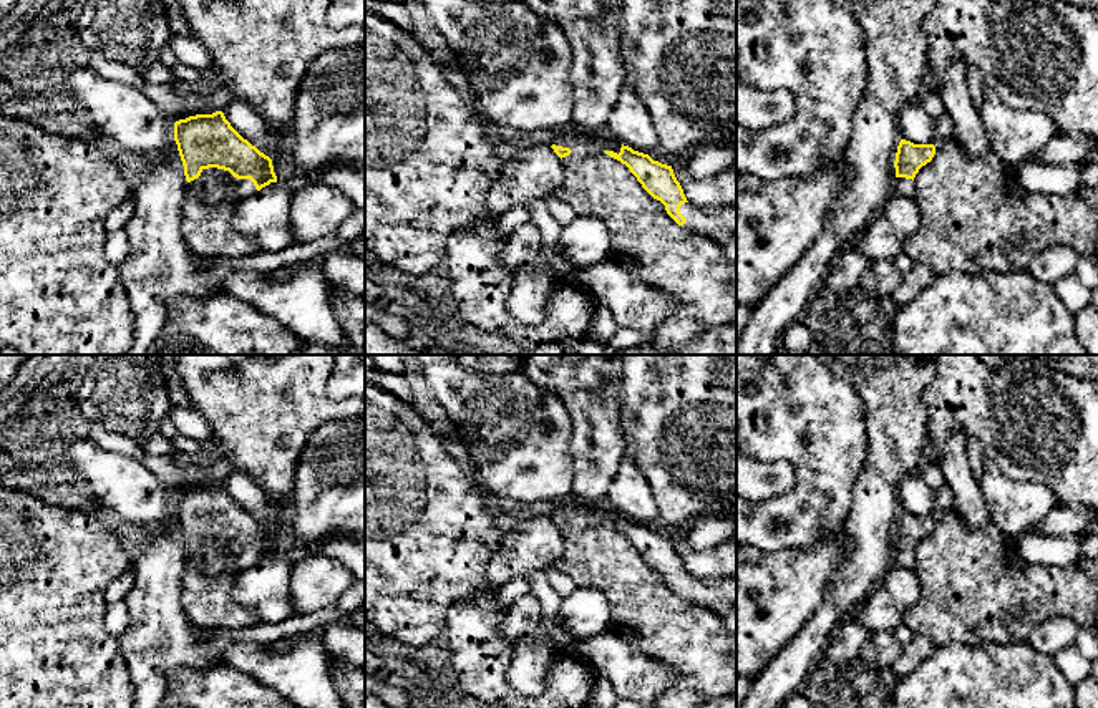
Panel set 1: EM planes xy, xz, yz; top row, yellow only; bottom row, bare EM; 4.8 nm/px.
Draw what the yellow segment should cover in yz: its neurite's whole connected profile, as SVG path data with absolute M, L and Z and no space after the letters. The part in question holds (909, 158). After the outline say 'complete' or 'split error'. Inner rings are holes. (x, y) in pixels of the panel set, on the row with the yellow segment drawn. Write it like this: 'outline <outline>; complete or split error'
outline M901 139L894 161L894 192L902 196L912 196L916 174L922 166L932 161L934 154L934 144L914 144L911 141Z; split error

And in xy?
outline M222 111L176 121L174 141L187 182L209 167L229 171L237 177L236 194L239 197L277 182L272 159L244 139Z; split error

